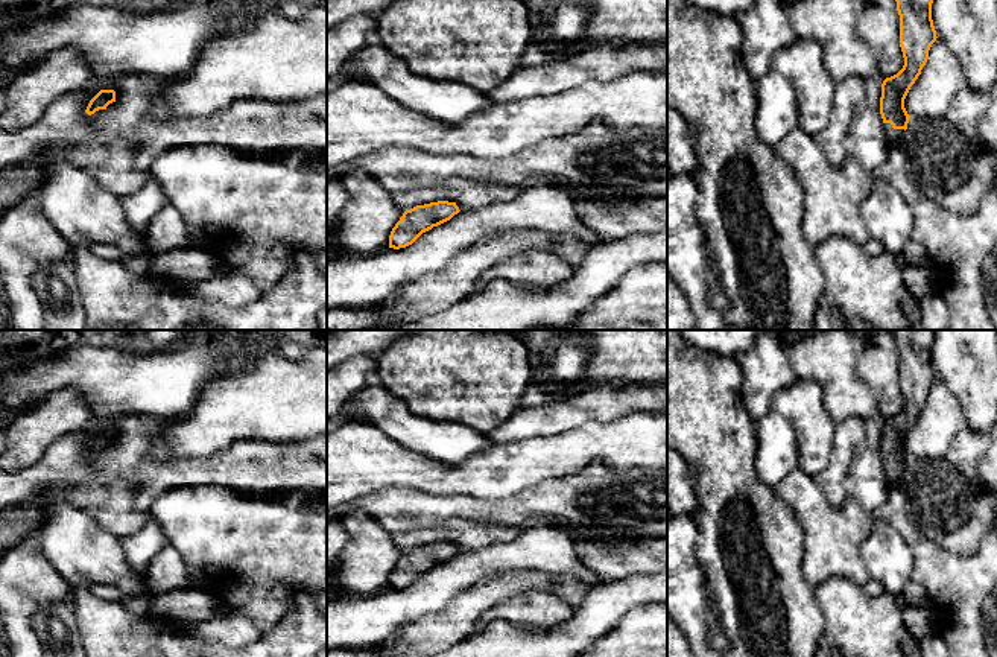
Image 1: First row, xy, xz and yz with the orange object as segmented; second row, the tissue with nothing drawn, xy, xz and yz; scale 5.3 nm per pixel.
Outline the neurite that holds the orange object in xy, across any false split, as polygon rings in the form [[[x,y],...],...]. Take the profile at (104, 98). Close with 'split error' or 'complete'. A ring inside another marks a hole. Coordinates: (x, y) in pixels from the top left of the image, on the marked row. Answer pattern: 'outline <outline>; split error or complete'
outline [[[100,90],[88,103],[85,113],[88,116],[94,114],[99,110],[106,110],[109,103],[116,102],[114,90]]]; complete

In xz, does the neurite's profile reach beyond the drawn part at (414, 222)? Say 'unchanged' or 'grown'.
unchanged

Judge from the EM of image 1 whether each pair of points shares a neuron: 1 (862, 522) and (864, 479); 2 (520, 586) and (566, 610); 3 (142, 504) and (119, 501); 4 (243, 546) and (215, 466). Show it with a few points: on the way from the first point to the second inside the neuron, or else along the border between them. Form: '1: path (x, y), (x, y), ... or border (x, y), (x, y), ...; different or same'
1: border (848, 495), (871, 516); different
2: border (563, 598), (547, 592), (523, 590), (496, 606); different
3: border (99, 504), (128, 490), (148, 511); different
4: border (186, 485), (224, 485), (242, 496), (256, 498); different

